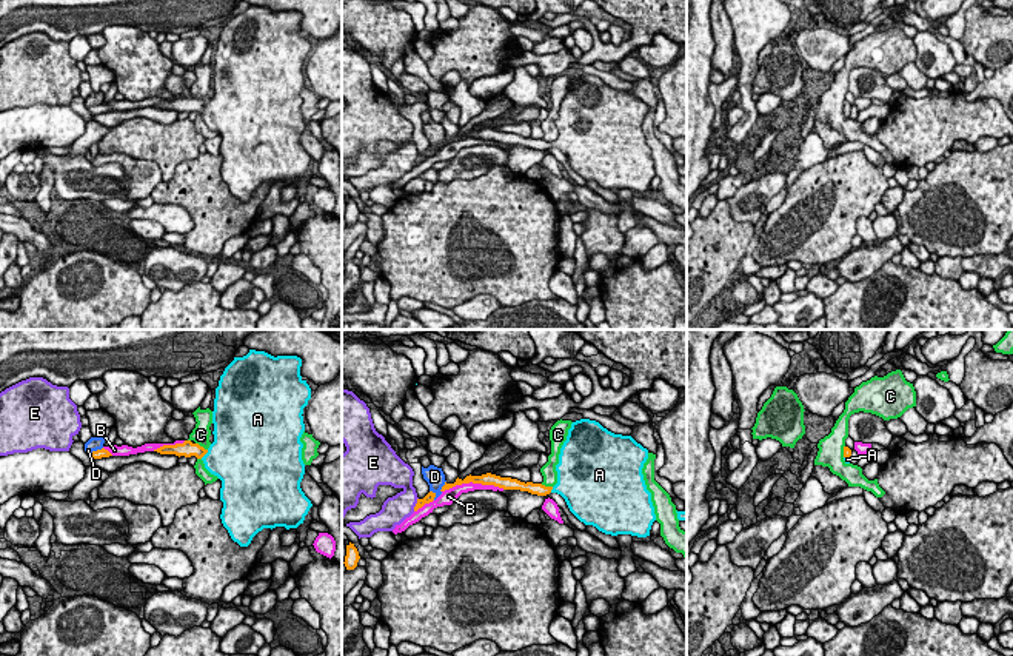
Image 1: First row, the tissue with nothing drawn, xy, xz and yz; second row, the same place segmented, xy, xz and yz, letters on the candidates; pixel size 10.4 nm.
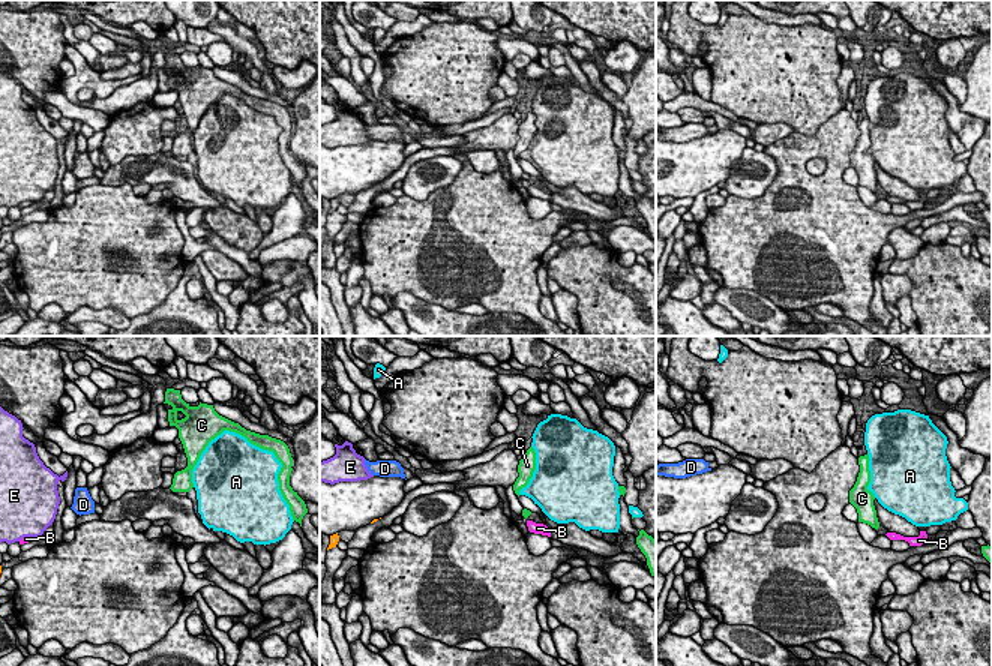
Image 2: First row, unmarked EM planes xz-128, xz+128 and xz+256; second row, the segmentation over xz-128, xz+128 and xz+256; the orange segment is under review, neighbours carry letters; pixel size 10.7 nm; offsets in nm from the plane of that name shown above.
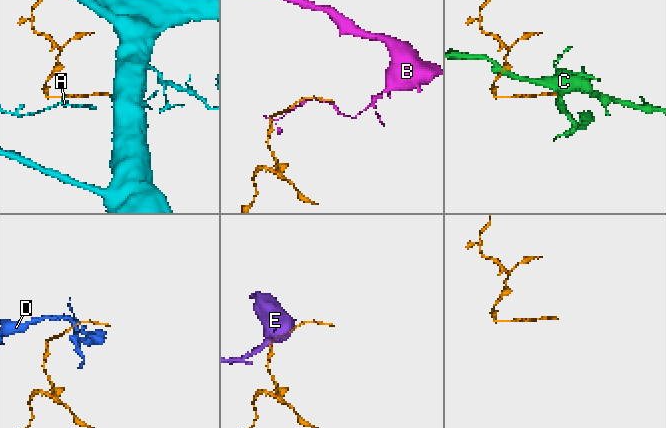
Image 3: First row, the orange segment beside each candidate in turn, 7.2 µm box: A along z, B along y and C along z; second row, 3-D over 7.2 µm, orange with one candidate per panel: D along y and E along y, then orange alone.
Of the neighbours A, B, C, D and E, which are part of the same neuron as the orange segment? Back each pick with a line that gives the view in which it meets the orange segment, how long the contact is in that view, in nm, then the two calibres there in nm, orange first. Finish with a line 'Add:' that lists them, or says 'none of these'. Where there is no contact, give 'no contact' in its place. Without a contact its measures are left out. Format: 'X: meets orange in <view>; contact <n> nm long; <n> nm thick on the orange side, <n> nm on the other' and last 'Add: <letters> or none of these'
A: meets orange in xy; contact 130 nm long; 160 nm thick on the orange side, 440 nm on the other
Add: A

